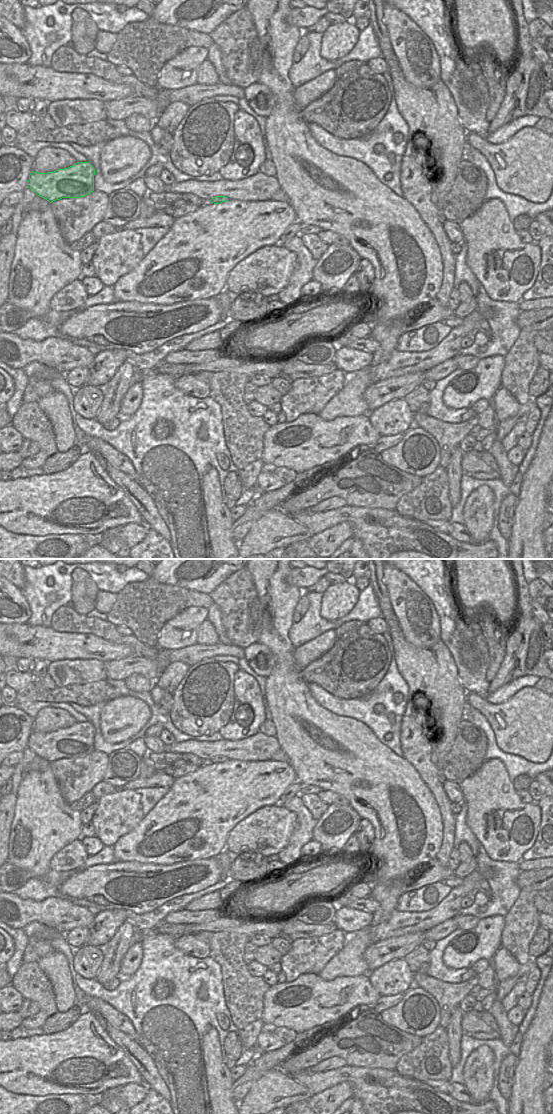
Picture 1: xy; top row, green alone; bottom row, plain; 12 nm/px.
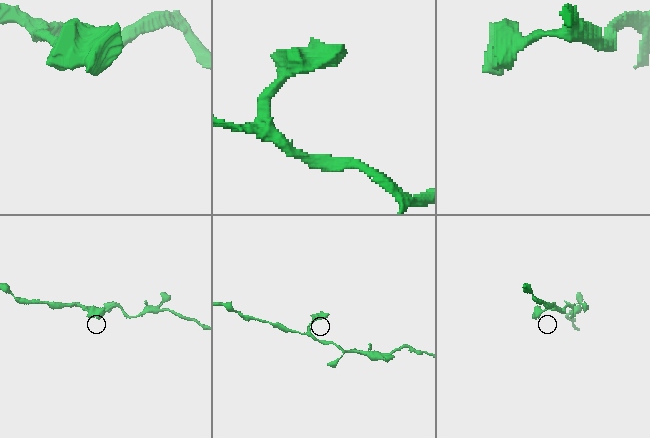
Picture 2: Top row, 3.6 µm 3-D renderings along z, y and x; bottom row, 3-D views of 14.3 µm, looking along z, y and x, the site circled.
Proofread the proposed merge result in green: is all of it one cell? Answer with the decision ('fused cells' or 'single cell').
single cell

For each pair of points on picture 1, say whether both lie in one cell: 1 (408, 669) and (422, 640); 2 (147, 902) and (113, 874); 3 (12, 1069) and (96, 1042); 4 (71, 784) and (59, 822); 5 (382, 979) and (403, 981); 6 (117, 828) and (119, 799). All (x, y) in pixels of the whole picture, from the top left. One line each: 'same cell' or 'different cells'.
1: different cells
2: same cell
3: same cell
4: different cells
5: same cell
6: same cell

